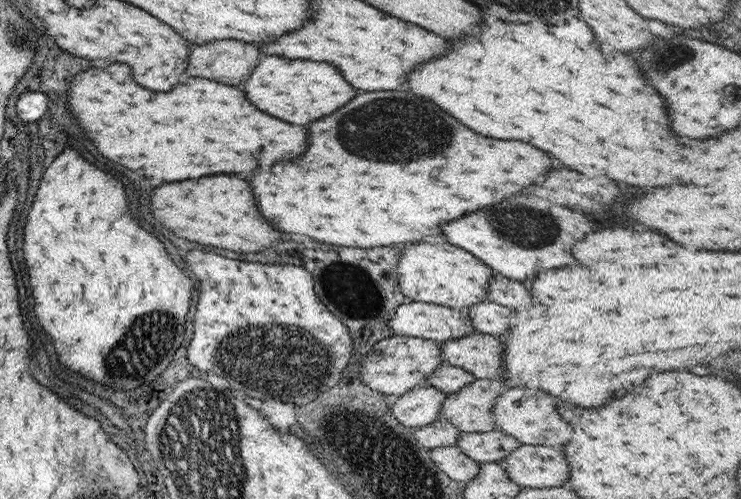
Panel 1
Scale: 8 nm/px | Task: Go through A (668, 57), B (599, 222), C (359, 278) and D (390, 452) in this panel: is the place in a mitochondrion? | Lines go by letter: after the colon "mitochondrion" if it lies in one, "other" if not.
A: mitochondrion
B: other
C: mitochondrion
D: mitochondrion

